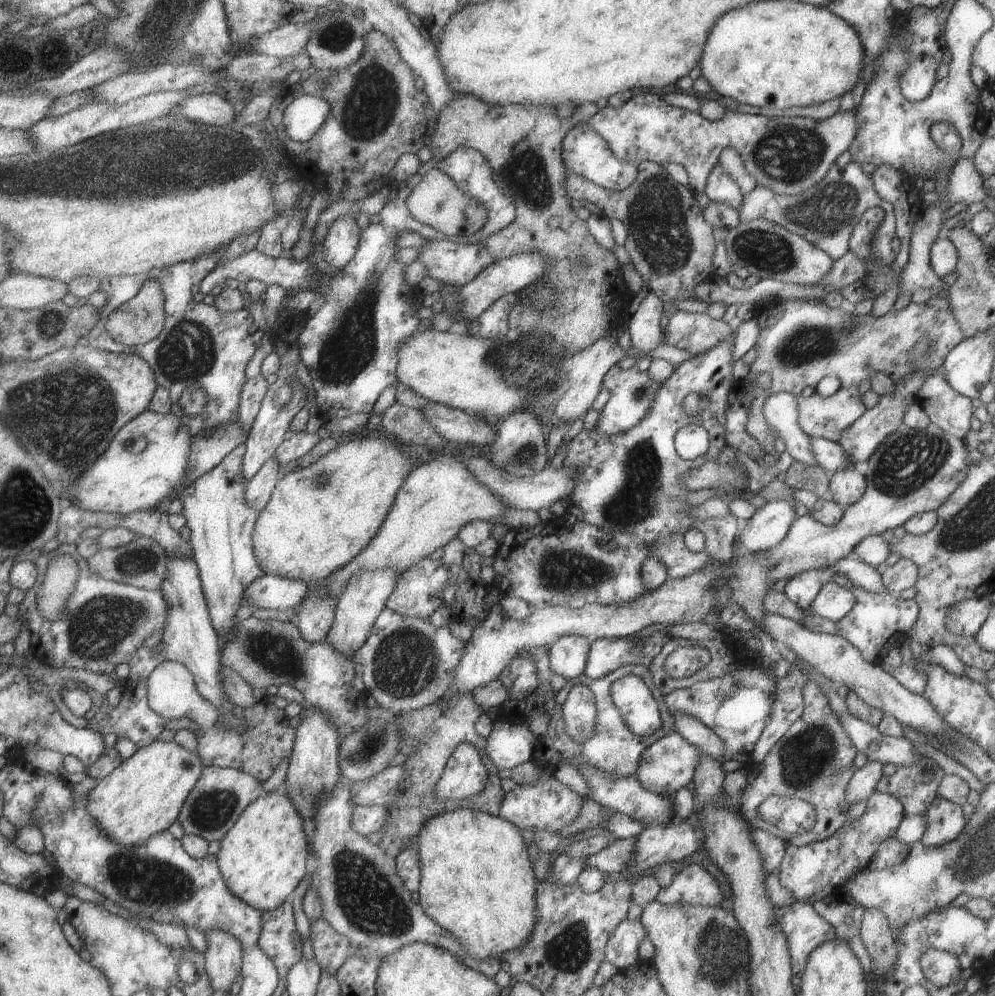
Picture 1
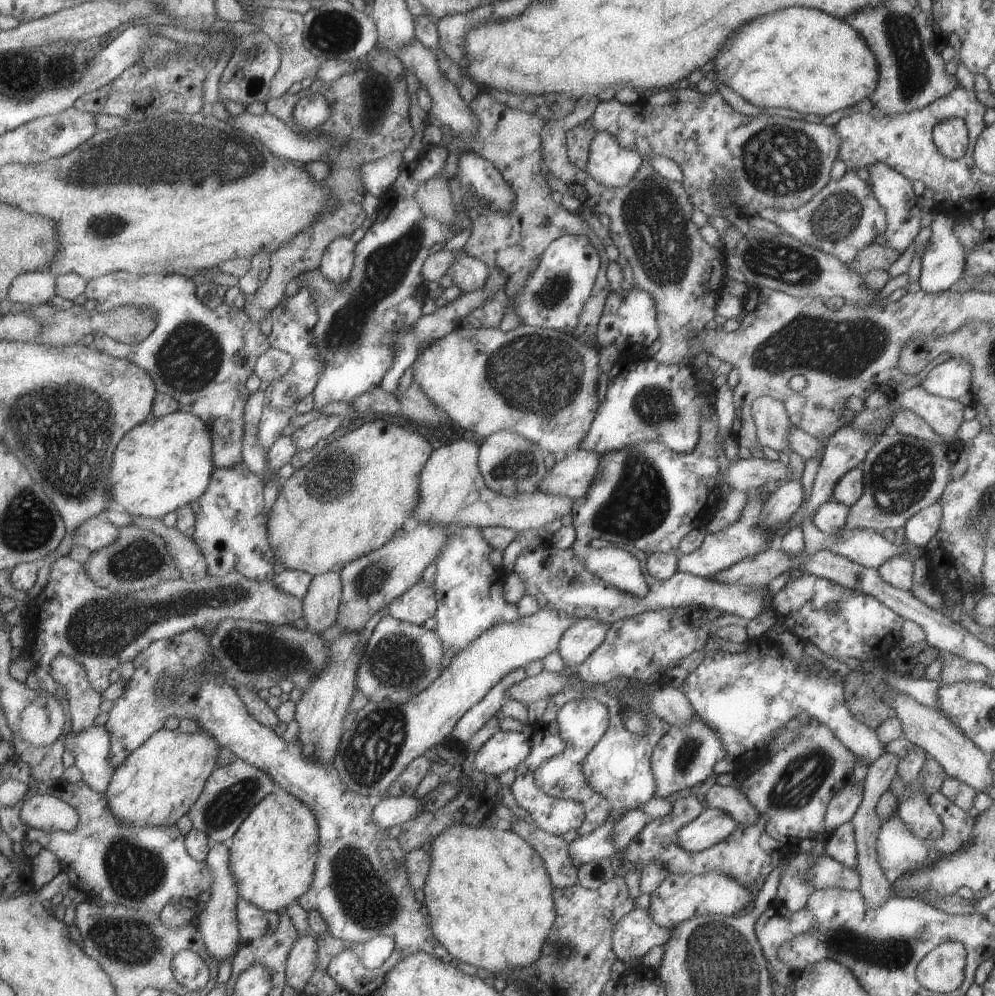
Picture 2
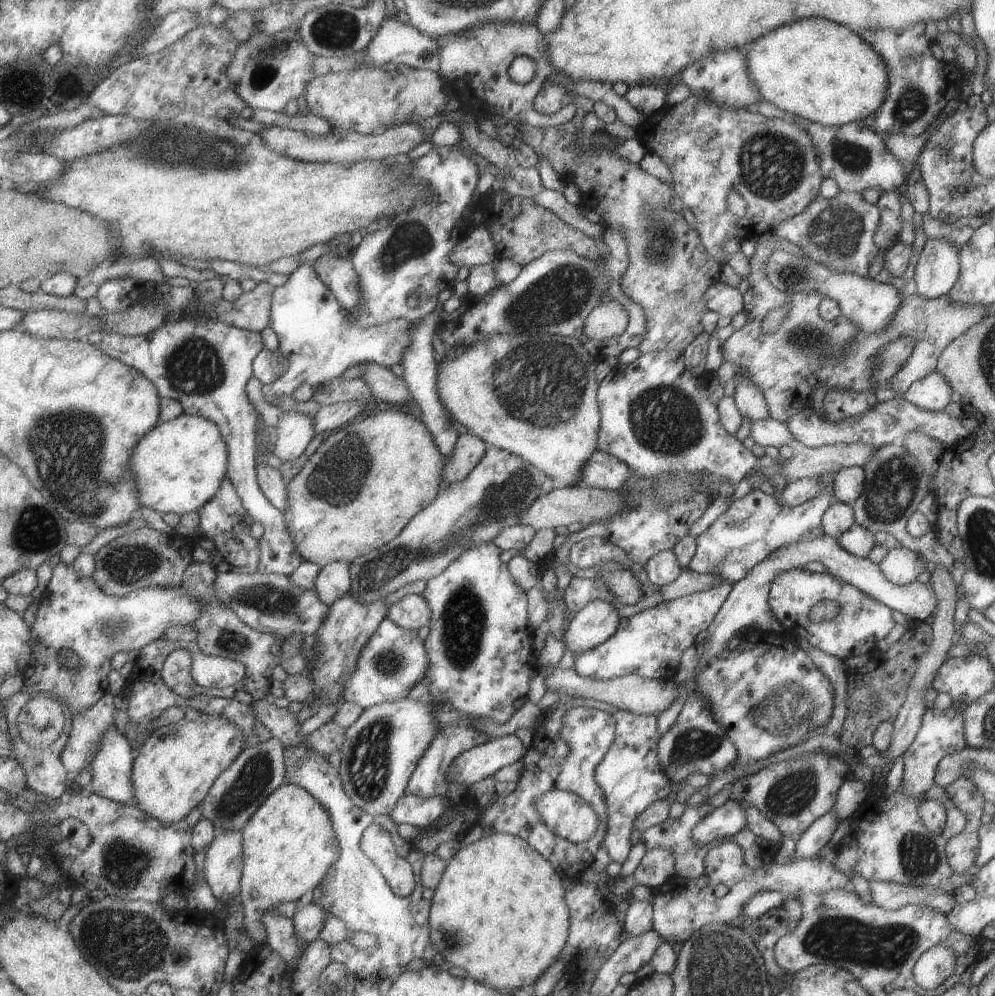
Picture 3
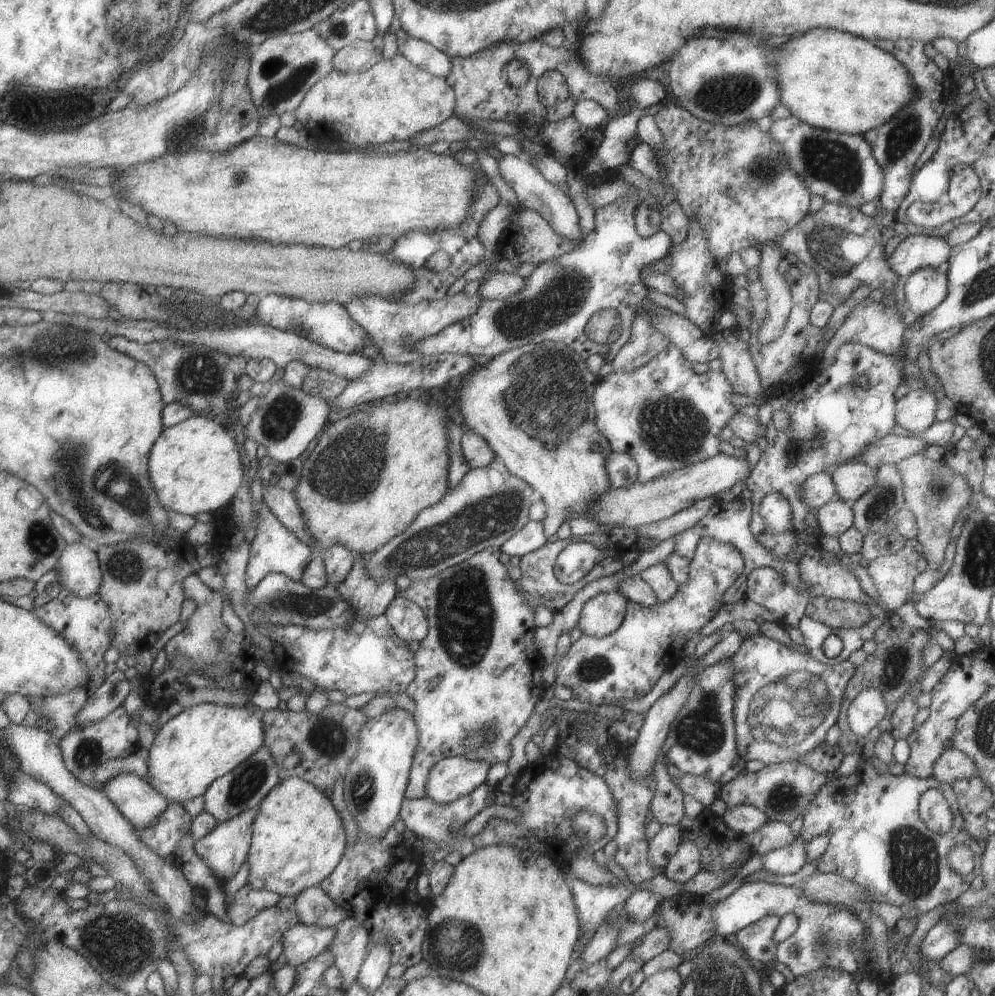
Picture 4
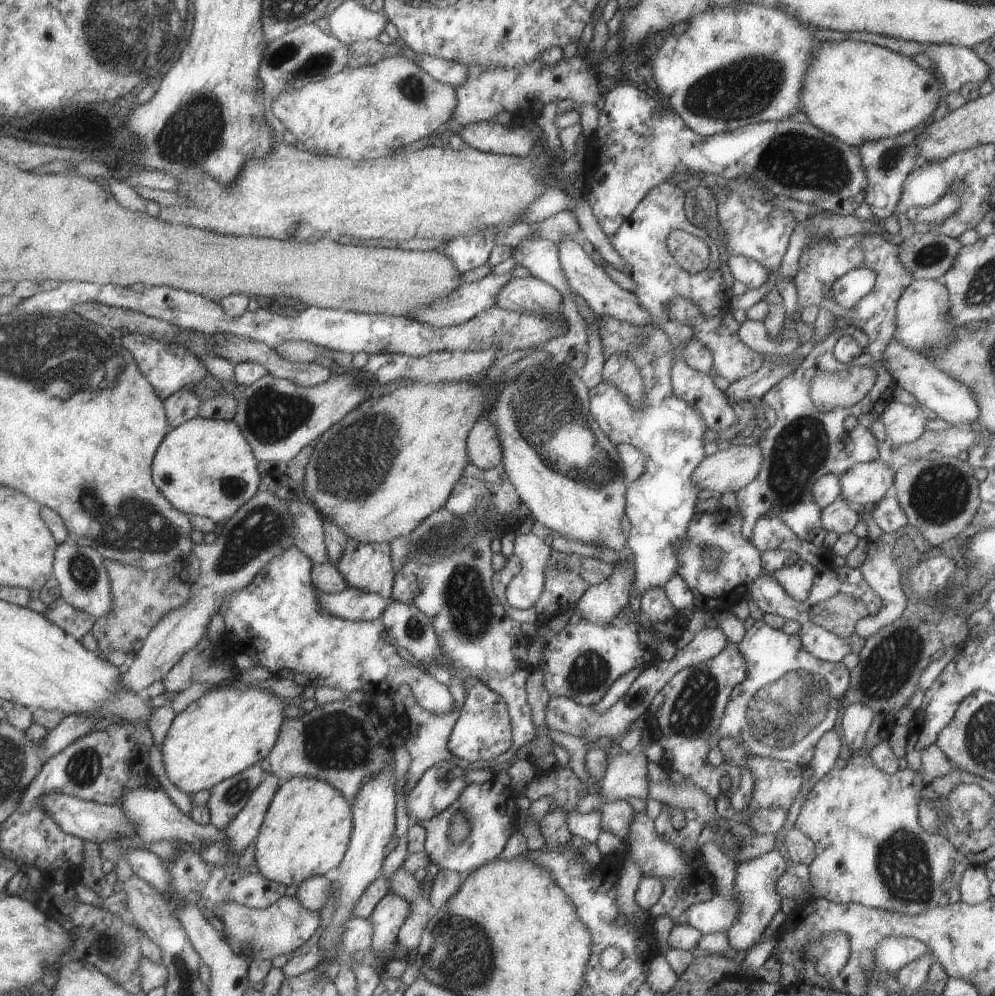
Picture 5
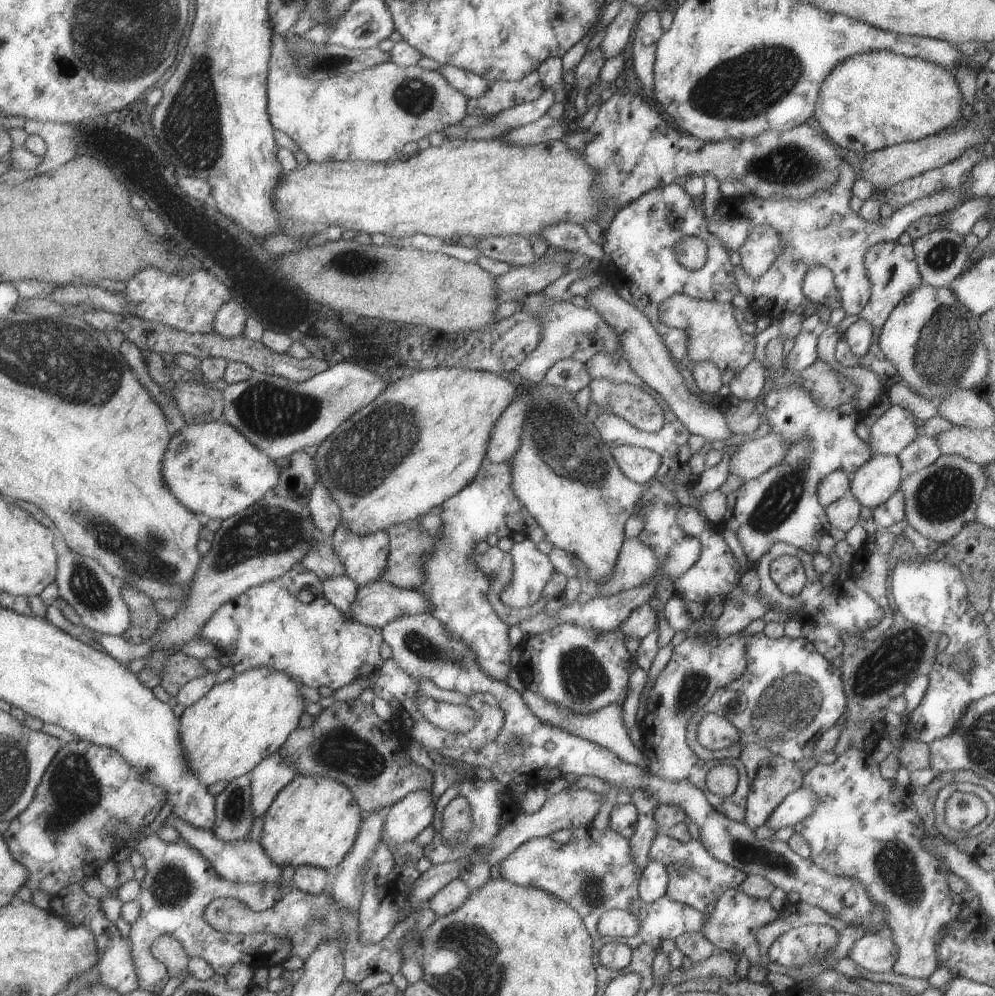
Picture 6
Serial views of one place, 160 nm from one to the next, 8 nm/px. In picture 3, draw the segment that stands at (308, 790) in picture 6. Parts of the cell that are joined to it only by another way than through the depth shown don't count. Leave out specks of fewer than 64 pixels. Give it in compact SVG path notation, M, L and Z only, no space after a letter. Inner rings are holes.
M293 783L276 788L249 817L240 830L242 844L242 871L239 899L244 910L244 927L255 945L265 943L265 931L257 923L269 906L278 902L298 902L315 888L330 864L337 859L338 844L326 810L306 790Z

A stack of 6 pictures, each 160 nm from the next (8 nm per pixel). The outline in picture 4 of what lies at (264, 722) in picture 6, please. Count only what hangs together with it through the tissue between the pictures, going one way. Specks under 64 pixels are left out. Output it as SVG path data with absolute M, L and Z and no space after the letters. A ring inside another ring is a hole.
M196 703L154 730L145 780L164 799L179 804L203 795L216 778L229 773L264 745L261 716L246 706Z

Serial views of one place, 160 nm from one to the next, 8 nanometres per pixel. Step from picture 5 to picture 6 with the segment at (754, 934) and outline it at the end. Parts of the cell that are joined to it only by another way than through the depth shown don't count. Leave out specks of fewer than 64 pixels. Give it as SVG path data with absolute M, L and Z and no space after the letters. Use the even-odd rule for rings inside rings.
M736 887L724 890L716 899L713 910L706 916L706 923L699 931L703 933L715 946L715 951L742 951L747 944L753 942L751 932L756 931L763 925L768 925L777 915L768 899L758 899L742 893Z

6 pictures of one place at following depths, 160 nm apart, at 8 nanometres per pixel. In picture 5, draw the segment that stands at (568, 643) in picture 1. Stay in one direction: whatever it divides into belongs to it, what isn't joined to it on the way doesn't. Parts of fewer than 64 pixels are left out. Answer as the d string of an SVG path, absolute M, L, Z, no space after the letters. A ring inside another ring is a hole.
M624 560L622 565L617 566L615 562L607 581L587 587L575 604L574 613L596 625L607 625L621 609L628 606L627 594L634 574L632 564Z

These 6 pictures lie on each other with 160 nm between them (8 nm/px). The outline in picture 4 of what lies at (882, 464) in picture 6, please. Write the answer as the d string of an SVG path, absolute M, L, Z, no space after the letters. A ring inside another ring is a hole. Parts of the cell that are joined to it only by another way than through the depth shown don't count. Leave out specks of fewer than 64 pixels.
M857 460L837 465L829 473L836 489L835 497L848 503L865 494L875 484L877 476L875 468Z

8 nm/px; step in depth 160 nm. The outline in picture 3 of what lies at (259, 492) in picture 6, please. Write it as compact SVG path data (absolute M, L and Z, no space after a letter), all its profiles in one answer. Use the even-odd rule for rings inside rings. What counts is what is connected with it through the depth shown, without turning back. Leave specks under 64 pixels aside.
M181 413L165 422L158 422L135 443L130 450L128 469L132 474L140 506L151 508L161 516L167 512L175 512L180 516L197 510L198 506L213 498L220 482L226 476L226 462L226 446L217 425L205 417Z

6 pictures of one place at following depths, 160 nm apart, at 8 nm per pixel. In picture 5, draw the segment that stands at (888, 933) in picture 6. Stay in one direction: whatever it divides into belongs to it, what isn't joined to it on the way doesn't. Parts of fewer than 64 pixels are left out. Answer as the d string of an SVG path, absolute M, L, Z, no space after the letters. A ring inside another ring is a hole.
M885 937L875 949L874 966L890 975L907 963L931 954L928 946L913 937Z

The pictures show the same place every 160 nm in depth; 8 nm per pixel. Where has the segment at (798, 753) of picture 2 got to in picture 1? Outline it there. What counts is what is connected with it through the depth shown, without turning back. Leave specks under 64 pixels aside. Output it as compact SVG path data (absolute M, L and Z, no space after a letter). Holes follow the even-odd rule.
M807 681L802 686L802 699L802 713L773 744L759 766L755 766L755 772L749 772L749 780L744 788L745 819L753 826L757 826L759 820L757 806L768 796L795 797L813 805L816 821L810 831L794 835L780 830L765 830L796 847L826 839L846 821L844 794L856 769L853 764L856 750L836 714L831 710L824 690L815 681Z

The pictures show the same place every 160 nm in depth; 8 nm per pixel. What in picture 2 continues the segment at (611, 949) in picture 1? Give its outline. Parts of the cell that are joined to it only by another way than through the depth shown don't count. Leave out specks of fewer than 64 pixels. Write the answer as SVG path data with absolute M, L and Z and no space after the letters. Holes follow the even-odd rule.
M634 906L615 923L610 945L616 960L632 968L650 948L662 946L669 931L655 924L647 910Z

